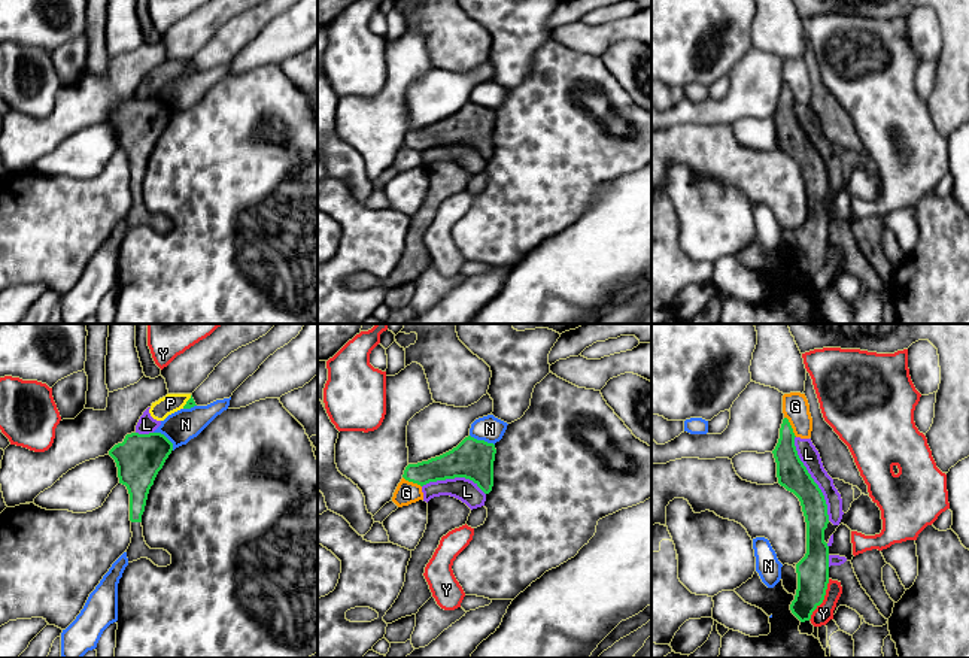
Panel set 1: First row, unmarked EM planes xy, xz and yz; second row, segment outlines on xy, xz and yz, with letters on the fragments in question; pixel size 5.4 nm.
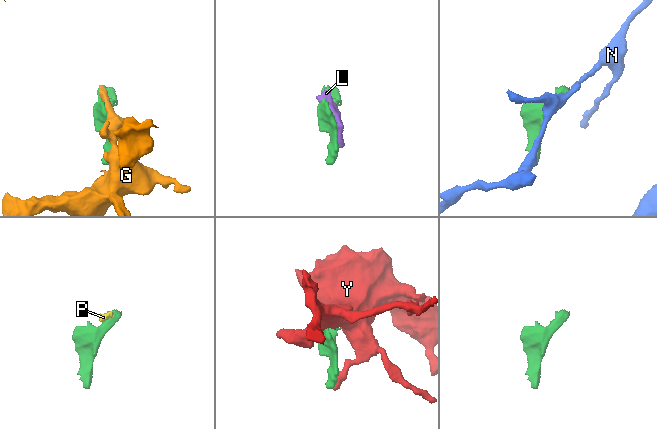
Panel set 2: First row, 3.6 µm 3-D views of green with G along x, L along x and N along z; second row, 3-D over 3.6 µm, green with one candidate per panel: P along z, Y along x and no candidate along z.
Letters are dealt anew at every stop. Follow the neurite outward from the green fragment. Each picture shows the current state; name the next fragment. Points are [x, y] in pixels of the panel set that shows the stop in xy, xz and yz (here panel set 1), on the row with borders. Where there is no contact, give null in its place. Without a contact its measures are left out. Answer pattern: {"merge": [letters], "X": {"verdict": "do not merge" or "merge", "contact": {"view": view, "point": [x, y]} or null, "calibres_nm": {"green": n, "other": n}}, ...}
{"merge": [], "G": {"verdict": "do not merge", "contact": {"view": "yz", "point": [790, 427]}, "calibres_nm": {"green": 160, "other": 140}}, "L": {"verdict": "do not merge", "contact": {"view": "yz", "point": [811, 478]}, "calibres_nm": {"green": 160, "other": 100}}, "N": {"verdict": "do not merge", "contact": {"view": "xy", "point": [166, 437]}, "calibres_nm": {"green": 260, "other": 170}}, "P": {"verdict": "do not merge", "contact": {"view": "xy", "point": [187, 402]}, "calibres_nm": {"green": 50, "other": 100}}, "Y": {"verdict": "do not merge", "contact": {"view": "yz", "point": [823, 599]}, "calibres_nm": {"green": 180, "other": 100}}}

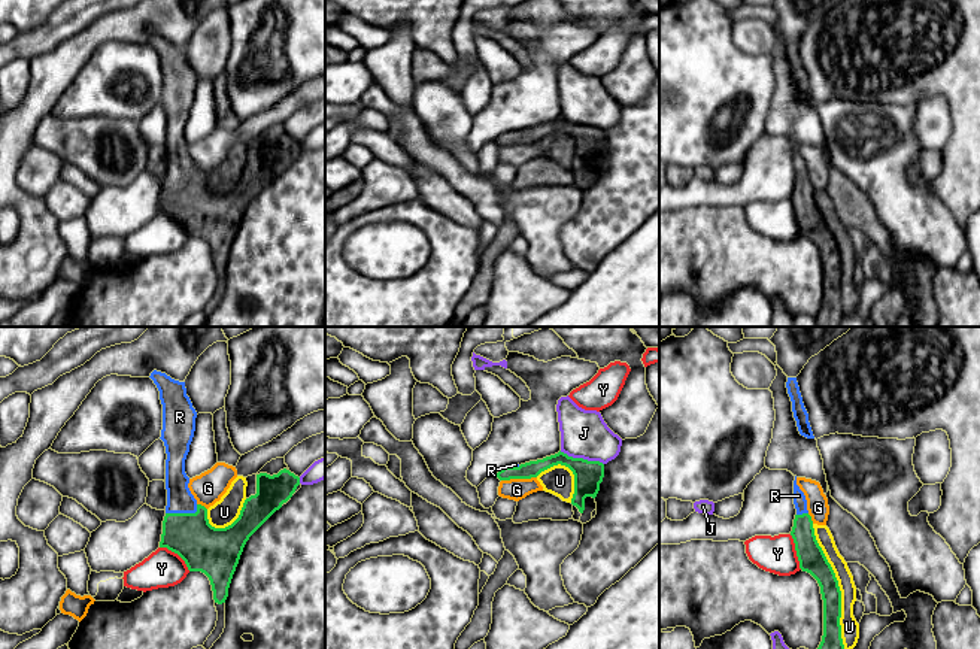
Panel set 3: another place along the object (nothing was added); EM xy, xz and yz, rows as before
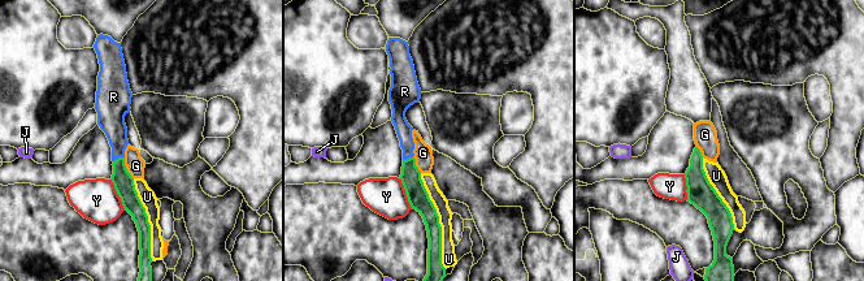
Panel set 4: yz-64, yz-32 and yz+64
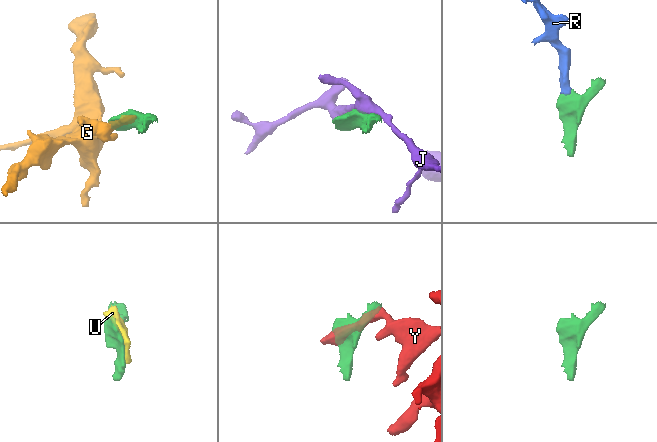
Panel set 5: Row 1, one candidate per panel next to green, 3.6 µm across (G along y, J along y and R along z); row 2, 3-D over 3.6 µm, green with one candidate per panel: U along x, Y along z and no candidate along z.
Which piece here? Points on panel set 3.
{"merge": ["R"], "G": {"verdict": "do not merge", "contact": {"view": "xz", "point": [518, 478]}, "calibres_nm": {"green": 90, "other": 120}}, "J": {"verdict": "do not merge", "contact": {"view": "xz", "point": [582, 458]}, "calibres_nm": {"green": 160, "other": 260}}, "R": {"verdict": "merge", "contact": {"view": "xy", "point": [184, 513]}, "calibres_nm": {"green": 260, "other": 140}}, "U": {"verdict": "do not merge", "contact": {"view": "yz", "point": [839, 587]}, "calibres_nm": {"green": 140, "other": 100}}, "Y": {"verdict": "do not merge", "contact": {"view": "yz", "point": [797, 552]}, "calibres_nm": {"green": 140, "other": 200}}}

